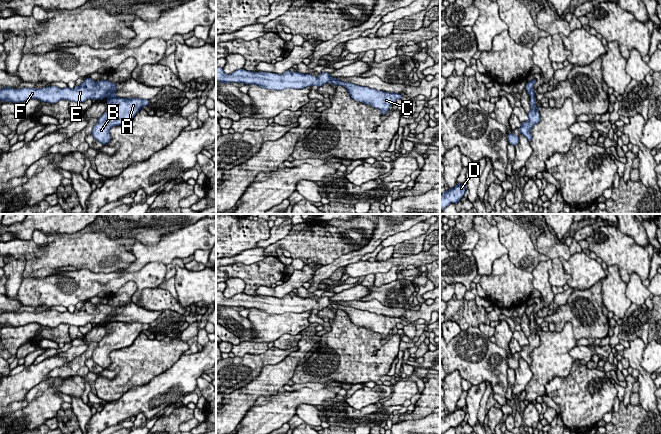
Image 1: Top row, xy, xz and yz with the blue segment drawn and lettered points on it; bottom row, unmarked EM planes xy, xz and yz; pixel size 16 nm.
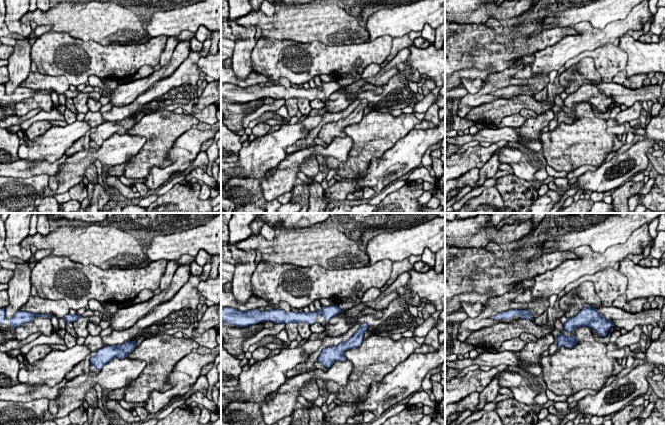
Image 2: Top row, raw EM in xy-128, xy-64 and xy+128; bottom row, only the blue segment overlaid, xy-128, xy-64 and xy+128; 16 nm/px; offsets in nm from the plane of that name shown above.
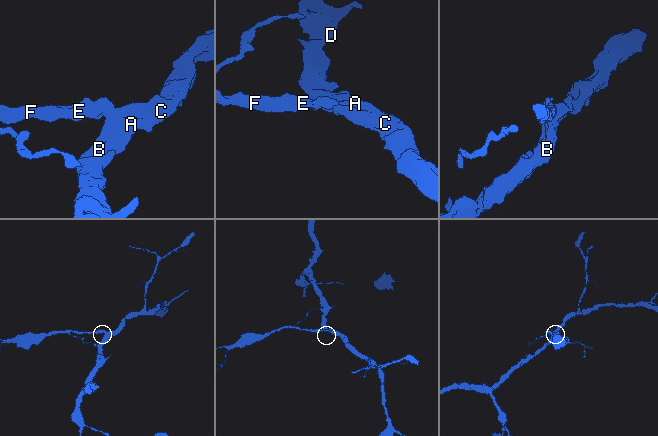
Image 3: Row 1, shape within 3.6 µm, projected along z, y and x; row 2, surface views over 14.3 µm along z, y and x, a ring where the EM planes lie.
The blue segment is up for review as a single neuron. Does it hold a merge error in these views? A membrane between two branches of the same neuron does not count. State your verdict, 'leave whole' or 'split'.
split

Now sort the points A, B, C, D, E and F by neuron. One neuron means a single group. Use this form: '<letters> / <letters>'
A B C D / E F

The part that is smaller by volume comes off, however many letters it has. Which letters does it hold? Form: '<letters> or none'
E, F

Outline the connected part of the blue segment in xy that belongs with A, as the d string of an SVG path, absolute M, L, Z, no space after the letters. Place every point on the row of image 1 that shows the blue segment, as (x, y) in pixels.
M108 92L107 106L112 108L107 110L93 127L93 137L105 145L111 140L109 130L114 126L129 123L143 106L149 105L149 100L139 98L121 98L116 92Z

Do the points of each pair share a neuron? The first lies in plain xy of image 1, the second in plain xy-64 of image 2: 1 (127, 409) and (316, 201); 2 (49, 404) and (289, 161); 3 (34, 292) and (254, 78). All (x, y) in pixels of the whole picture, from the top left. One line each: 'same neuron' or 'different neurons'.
1: different neurons
2: same neuron
3: different neurons

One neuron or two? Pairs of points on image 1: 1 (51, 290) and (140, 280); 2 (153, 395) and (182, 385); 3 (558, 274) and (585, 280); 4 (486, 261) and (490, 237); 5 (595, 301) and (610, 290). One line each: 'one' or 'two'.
1: one
2: one
3: two
4: one
5: two

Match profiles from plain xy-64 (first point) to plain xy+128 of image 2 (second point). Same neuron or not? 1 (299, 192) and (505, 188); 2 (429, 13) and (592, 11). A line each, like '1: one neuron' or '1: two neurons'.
1: one neuron
2: two neurons

